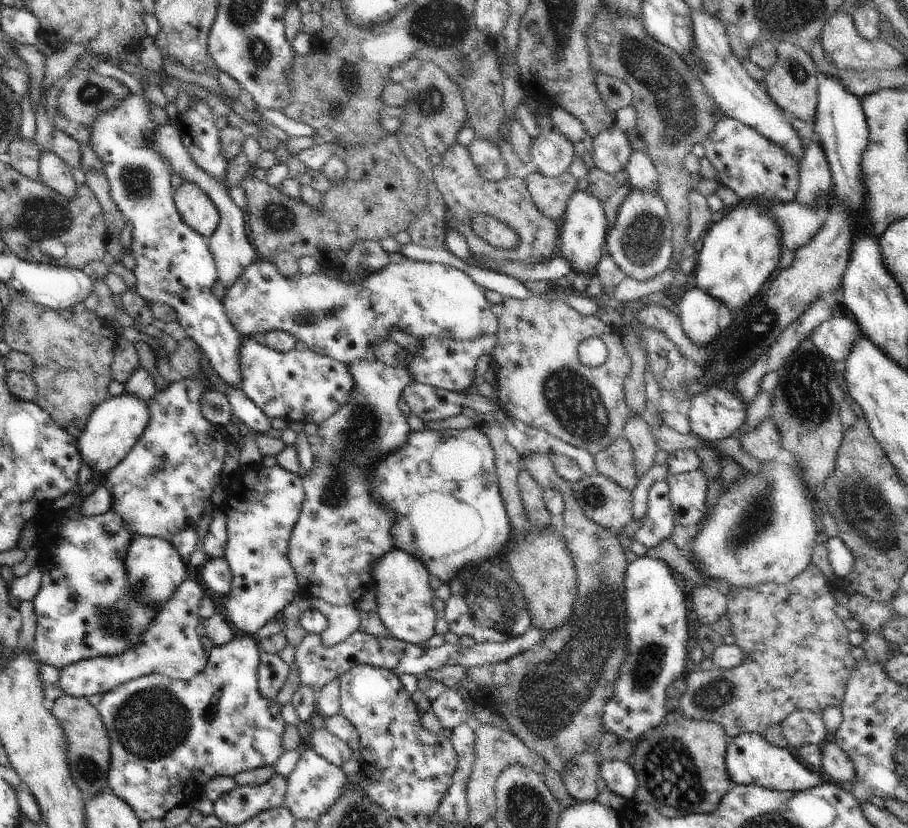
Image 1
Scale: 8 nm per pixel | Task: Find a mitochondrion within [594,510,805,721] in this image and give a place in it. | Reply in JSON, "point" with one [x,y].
{"point":[646,669]}

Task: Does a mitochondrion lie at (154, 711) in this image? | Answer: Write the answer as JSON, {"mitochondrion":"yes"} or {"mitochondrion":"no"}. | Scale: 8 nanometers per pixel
{"mitochondrion":"yes"}

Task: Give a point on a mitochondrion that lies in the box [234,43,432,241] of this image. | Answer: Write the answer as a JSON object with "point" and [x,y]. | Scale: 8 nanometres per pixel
{"point":[275,217]}

